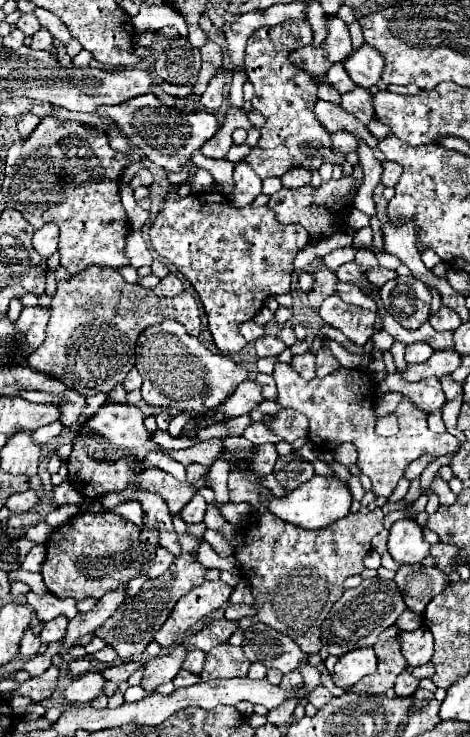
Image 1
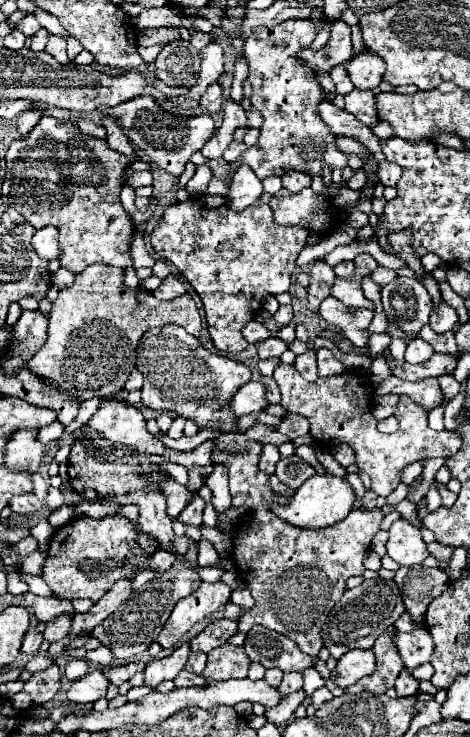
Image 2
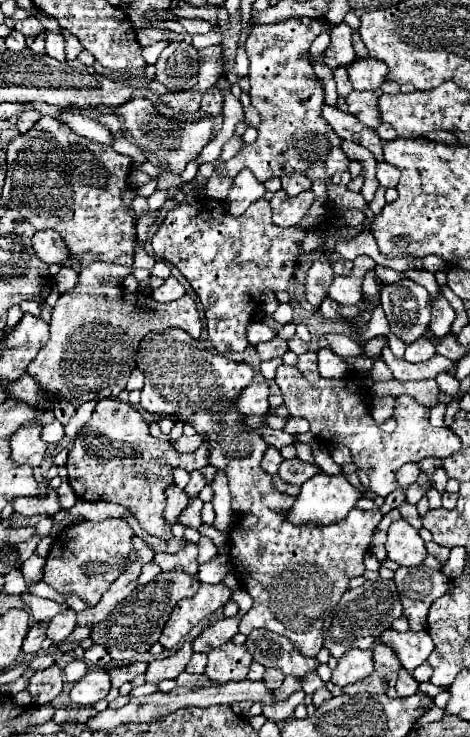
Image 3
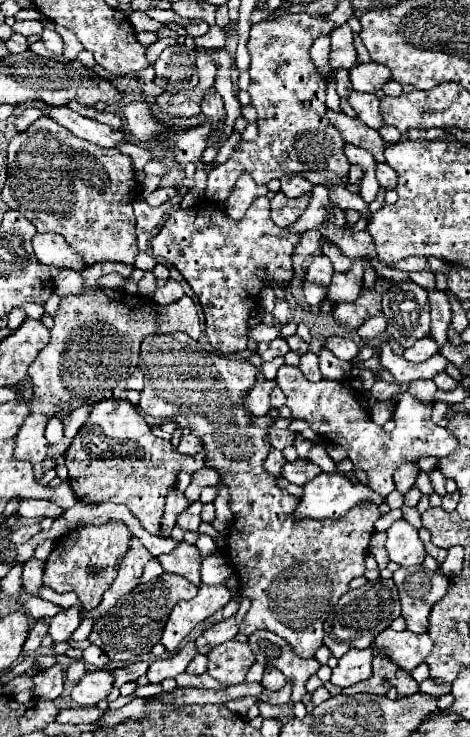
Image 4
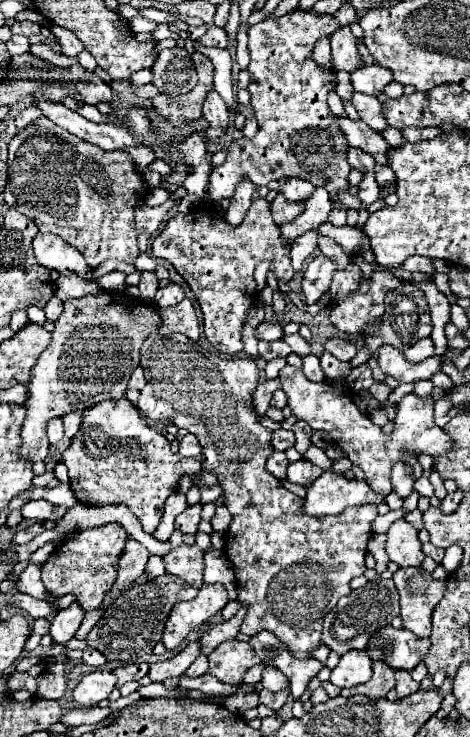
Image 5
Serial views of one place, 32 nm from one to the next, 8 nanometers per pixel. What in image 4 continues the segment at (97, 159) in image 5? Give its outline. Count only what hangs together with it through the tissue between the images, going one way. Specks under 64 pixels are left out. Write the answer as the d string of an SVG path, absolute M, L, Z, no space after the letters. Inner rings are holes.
M40 118L24 132L16 134L8 144L8 178L2 190L4 202L22 212L38 232L56 232L84 256L86 264L106 260L134 260L136 248L136 220L132 202L140 194L140 182L136 178L132 158L118 150L100 148L88 140L82 140L64 128L64 134L54 134L48 118Z

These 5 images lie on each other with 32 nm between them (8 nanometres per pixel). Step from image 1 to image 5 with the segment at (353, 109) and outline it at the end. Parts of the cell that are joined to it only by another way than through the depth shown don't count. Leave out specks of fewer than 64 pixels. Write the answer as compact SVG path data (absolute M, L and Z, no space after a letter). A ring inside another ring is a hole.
M356 92L352 96L352 104L354 108L360 112L360 118L376 132L382 132L382 128L388 128L388 122L384 120L384 114L382 114L382 104L378 102L376 96L366 96L366 94L360 94Z

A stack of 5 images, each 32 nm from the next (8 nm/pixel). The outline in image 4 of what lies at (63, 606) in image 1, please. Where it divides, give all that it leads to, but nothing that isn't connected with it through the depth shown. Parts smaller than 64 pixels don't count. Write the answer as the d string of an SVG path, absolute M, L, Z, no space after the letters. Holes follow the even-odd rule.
M20 592L16 596L16 600L22 604L22 608L34 618L34 620L40 620L40 618L52 618L60 612L60 606L48 602L48 600L42 600L38 596L32 596L32 594L26 594L26 592Z

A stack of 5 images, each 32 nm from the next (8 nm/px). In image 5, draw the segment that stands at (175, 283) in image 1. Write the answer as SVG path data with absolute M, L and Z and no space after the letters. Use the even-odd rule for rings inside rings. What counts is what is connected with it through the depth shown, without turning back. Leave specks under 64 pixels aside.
M168 284L168 286L160 288L156 292L156 298L154 298L156 306L164 306L164 308L166 306L176 306L176 304L180 304L180 300L184 300L184 292L178 284Z

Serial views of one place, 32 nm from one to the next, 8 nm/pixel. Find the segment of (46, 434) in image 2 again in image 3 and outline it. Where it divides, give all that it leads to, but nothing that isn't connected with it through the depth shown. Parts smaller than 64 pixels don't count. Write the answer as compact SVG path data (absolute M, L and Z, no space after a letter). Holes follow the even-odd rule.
M54 418L52 424L46 424L44 430L42 430L42 440L46 442L60 442L64 438L64 426Z

